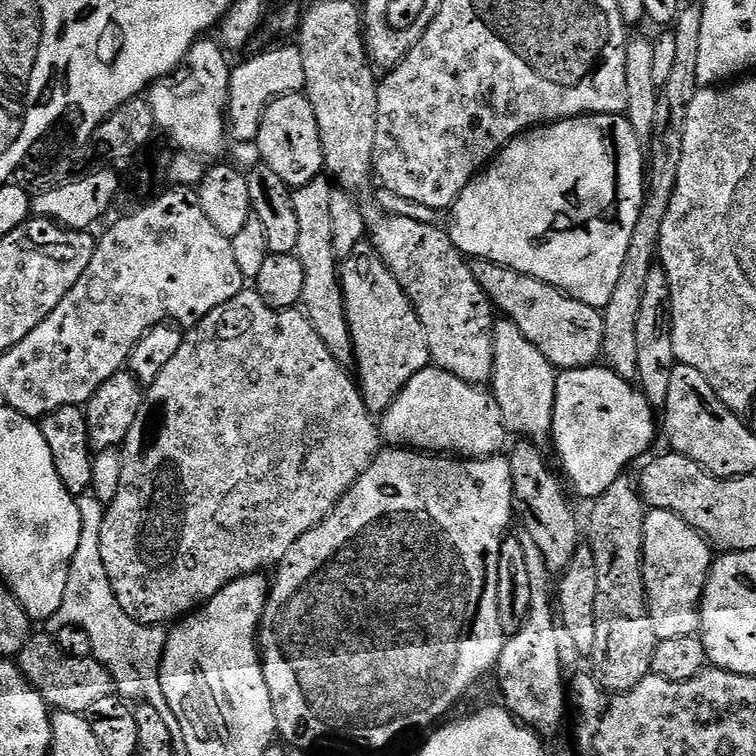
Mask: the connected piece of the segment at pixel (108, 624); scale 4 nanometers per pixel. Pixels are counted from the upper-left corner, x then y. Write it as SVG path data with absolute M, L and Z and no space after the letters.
M85 494L77 499L76 505L84 519L84 533L80 539L80 549L72 560L72 592L76 596L64 595L68 604L62 602L64 612L53 614L56 620L64 620L68 627L74 627L72 616L80 620L80 627L89 632L92 653L99 664L108 667L116 681L121 697L142 696L143 701L158 710L173 734L181 731L180 719L166 702L166 694L160 685L160 670L164 662L164 647L168 642L168 632L155 624L142 624L122 608L108 577L102 558L102 526L104 525L105 505L97 496Z

